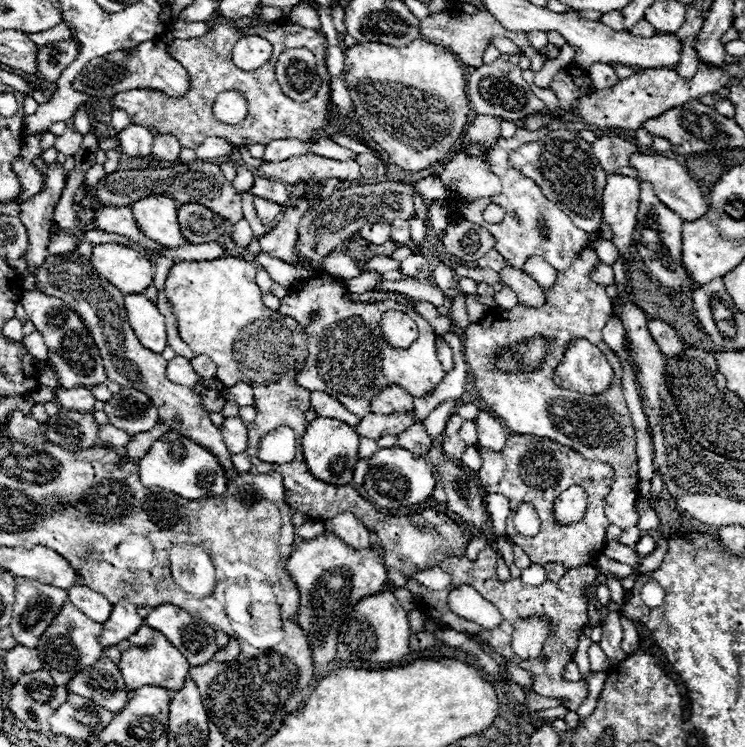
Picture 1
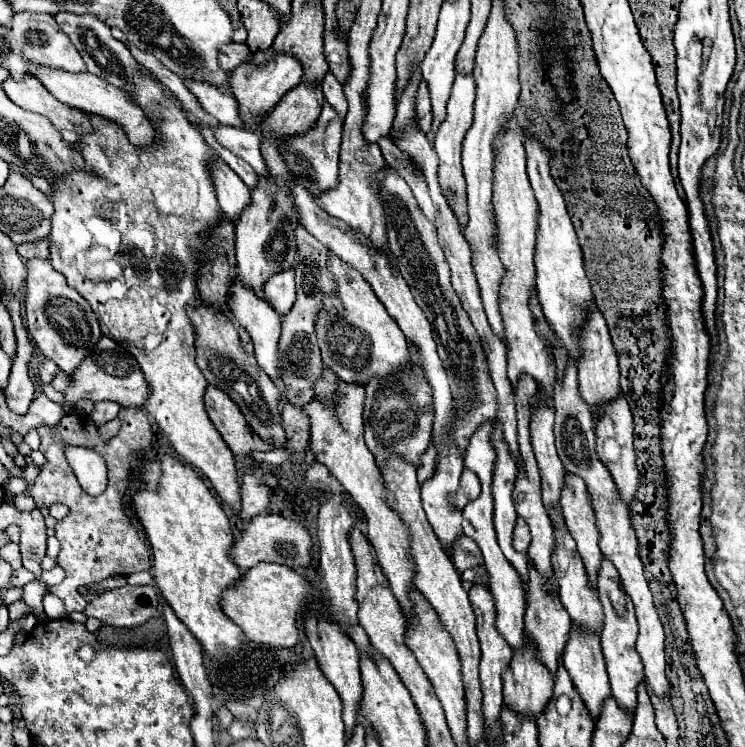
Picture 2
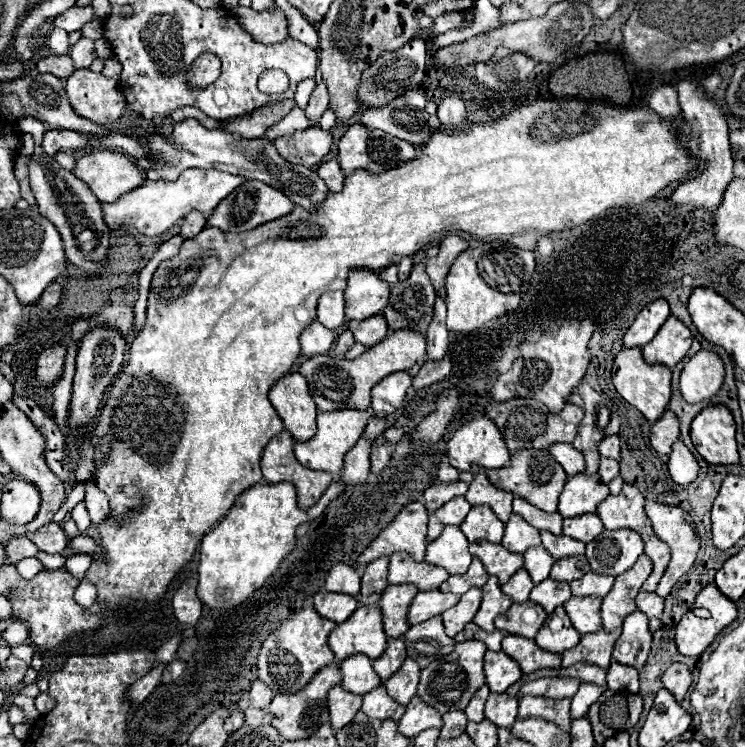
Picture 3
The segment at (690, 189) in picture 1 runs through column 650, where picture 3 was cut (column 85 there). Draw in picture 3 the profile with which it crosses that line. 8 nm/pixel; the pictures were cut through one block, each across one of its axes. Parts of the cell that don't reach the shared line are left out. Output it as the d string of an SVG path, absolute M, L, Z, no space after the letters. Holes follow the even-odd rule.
M94 150L94 152L78 158L72 172L76 178L80 178L92 190L92 194L98 198L98 202L106 202L106 204L116 202L122 194L132 192L136 186L140 186L144 182L138 168L128 160L128 156L110 152L110 150Z

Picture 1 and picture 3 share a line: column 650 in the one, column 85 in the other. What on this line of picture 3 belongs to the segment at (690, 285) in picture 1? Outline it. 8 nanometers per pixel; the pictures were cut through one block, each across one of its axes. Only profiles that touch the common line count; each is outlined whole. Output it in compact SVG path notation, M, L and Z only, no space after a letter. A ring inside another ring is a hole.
M42 154L42 162L38 164L30 160L28 168L30 168L30 186L36 196L38 210L58 228L64 240L64 252L68 262L84 270L84 274L88 276L98 274L108 258L108 248L110 248L110 228L102 218L100 202L94 198L94 194L90 194L84 182L80 182L72 172L60 168L58 162L54 162L48 154Z

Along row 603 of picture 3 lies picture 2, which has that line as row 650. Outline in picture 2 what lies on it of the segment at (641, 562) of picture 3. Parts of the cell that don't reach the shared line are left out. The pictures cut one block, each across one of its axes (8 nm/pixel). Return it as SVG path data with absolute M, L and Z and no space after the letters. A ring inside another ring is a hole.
M604 558L602 568L598 572L598 596L600 602L604 606L604 630L602 630L602 652L606 658L606 668L608 668L608 676L610 676L610 686L612 686L612 696L618 700L618 706L626 712L632 714L632 710L636 708L636 686L644 680L644 668L640 662L640 656L636 654L634 642L638 636L638 622L636 622L636 614L634 614L634 606L632 600L626 598L626 614L624 616L616 616L610 598L608 598L608 590L612 582L620 582L616 568L612 566L610 560Z

